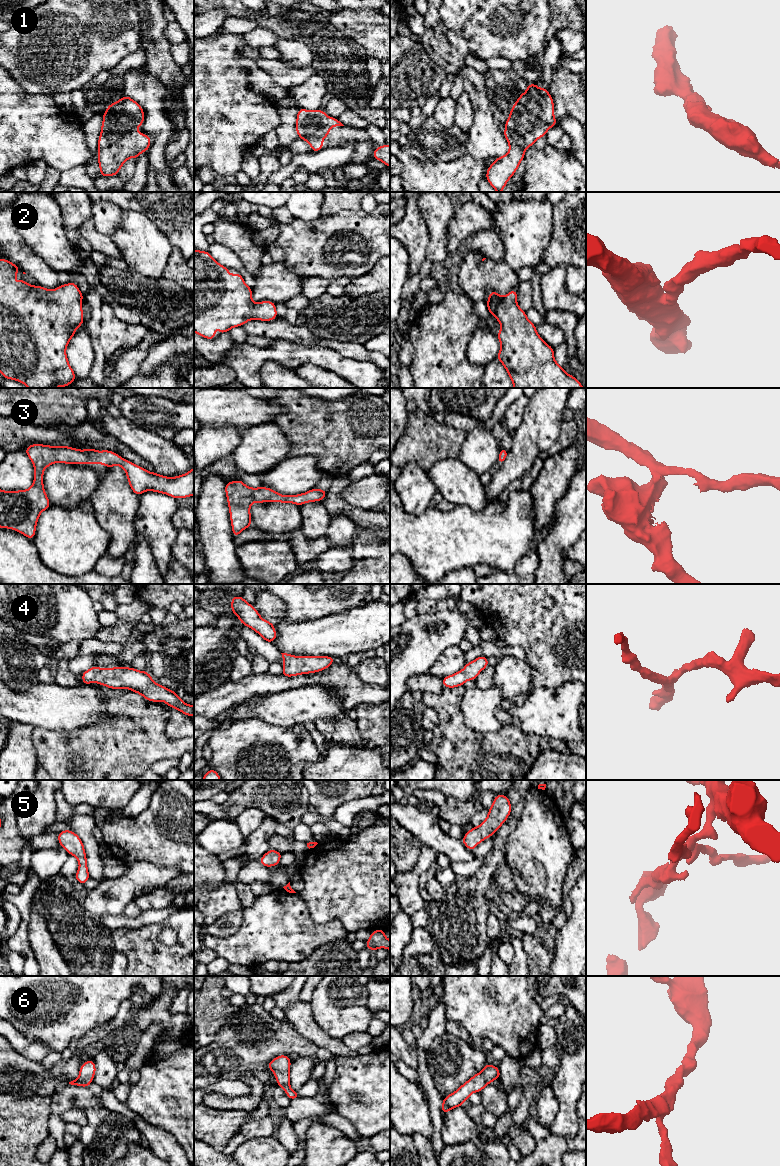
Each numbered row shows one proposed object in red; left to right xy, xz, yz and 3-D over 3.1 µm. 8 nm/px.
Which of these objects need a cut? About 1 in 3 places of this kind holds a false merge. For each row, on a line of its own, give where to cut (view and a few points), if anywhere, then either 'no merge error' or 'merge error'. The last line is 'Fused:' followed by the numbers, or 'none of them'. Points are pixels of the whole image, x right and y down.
1: cut none; no merge error
2: cut none; no merge error
3: cut none; no merge error
4: cut none; no merge error
5: cut none; no merge error
6: cut none; no merge error
Fused: none of them

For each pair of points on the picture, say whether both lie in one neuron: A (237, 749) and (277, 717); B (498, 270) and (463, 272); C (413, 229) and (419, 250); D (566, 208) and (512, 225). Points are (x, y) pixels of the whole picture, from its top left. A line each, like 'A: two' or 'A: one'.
A: two
B: one
C: one
D: two

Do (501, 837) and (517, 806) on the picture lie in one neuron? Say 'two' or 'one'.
one

